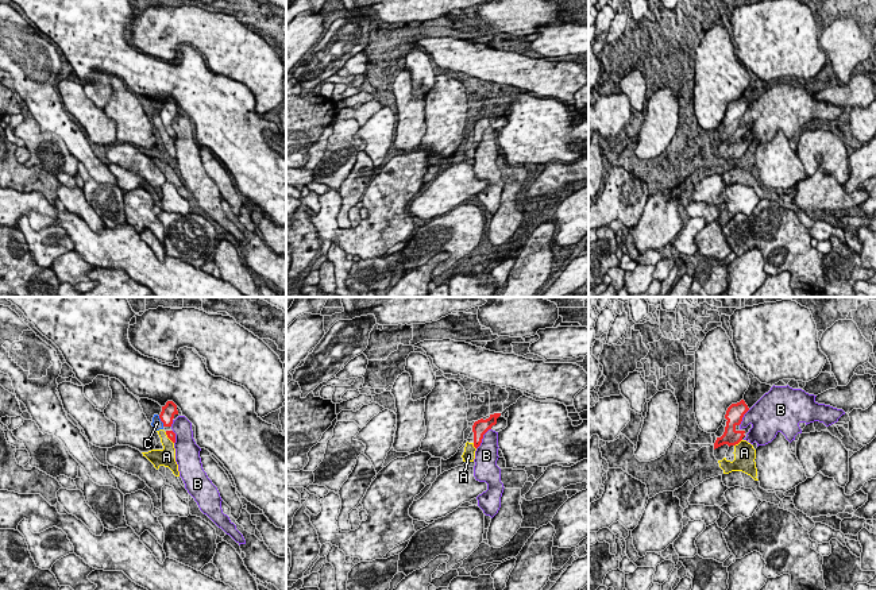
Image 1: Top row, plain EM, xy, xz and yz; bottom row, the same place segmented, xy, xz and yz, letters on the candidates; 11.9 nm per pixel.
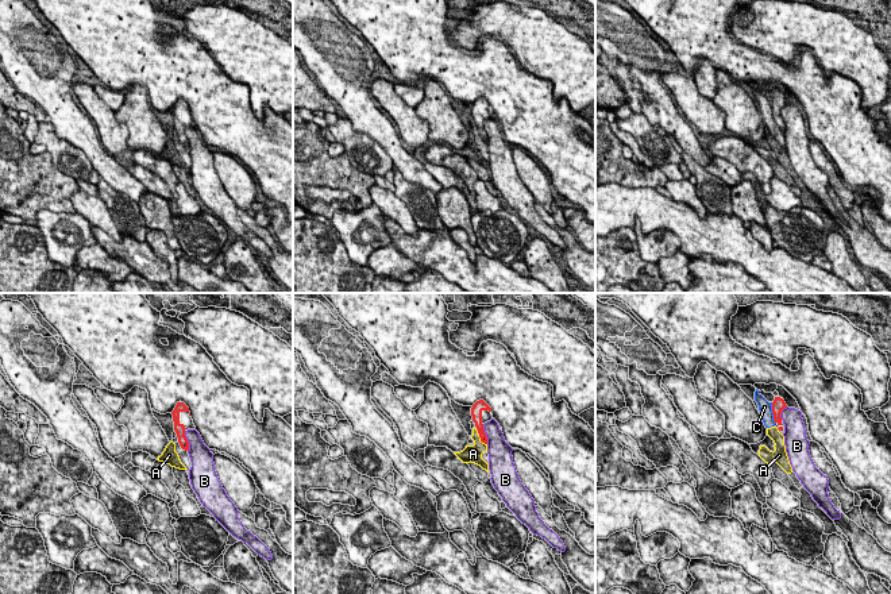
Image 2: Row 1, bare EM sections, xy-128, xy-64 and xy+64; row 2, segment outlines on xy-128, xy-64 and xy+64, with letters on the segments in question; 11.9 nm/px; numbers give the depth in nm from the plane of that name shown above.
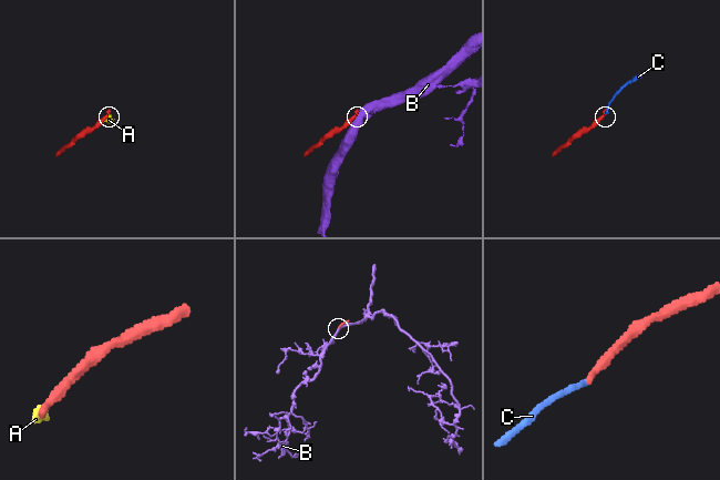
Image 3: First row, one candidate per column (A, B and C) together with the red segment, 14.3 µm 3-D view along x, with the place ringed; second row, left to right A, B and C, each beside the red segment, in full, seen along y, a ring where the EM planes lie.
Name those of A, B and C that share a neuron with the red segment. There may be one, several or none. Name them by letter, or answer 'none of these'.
none of these

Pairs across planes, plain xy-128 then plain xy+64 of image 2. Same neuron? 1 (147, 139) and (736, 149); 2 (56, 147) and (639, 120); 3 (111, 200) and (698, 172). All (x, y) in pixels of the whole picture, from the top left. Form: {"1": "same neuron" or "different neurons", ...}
{"1": "different neurons", "2": "same neuron", "3": "same neuron"}

